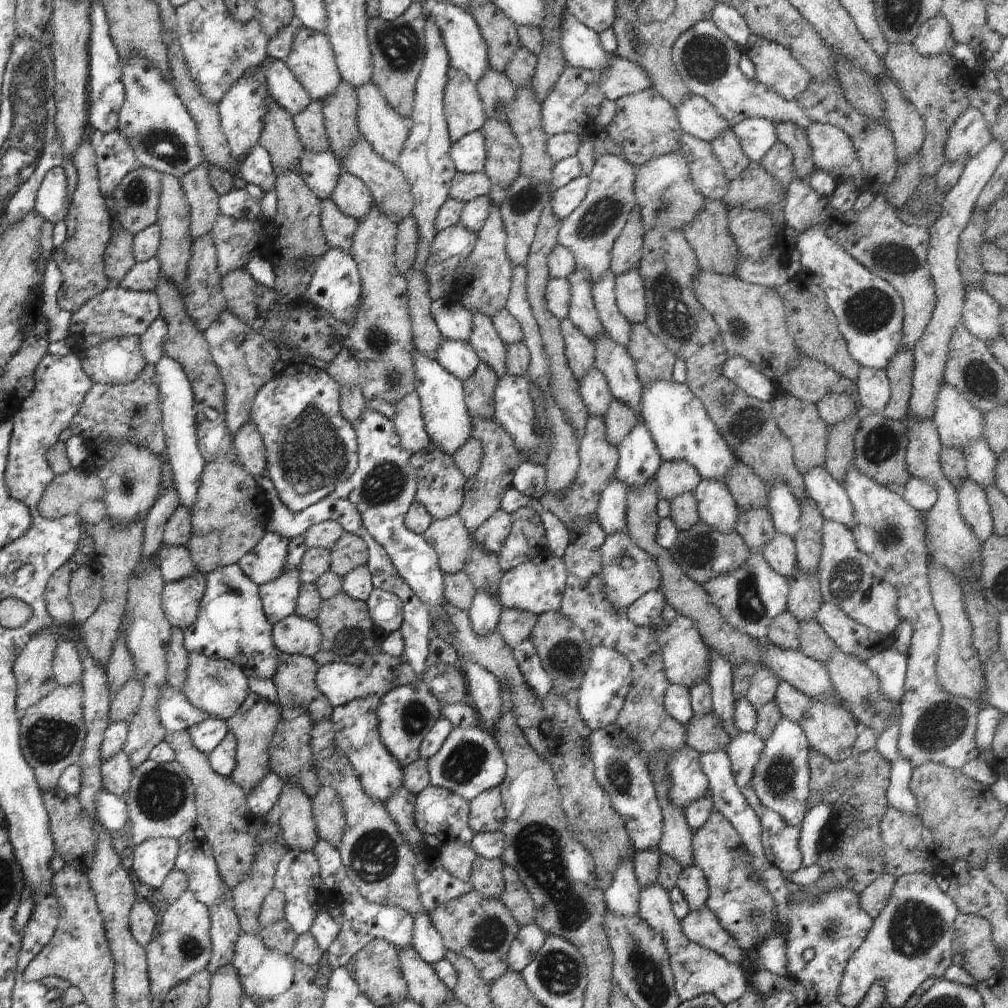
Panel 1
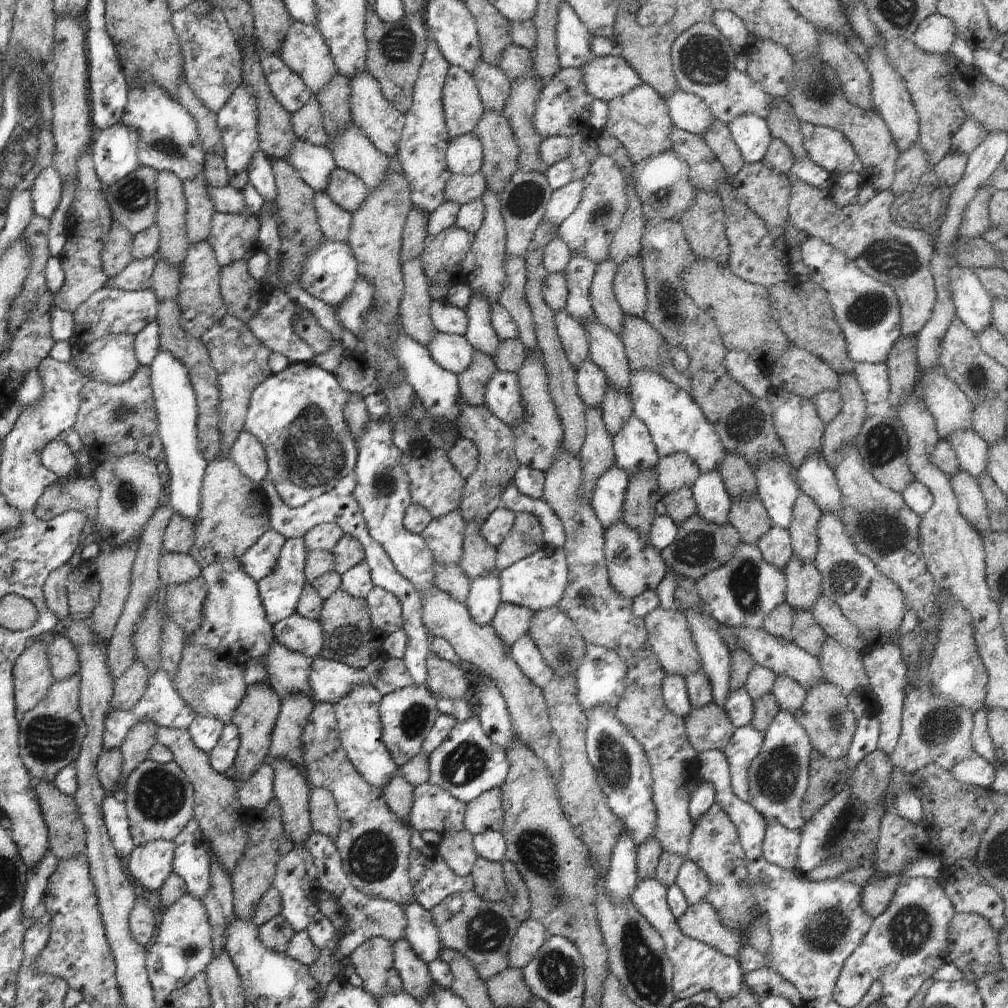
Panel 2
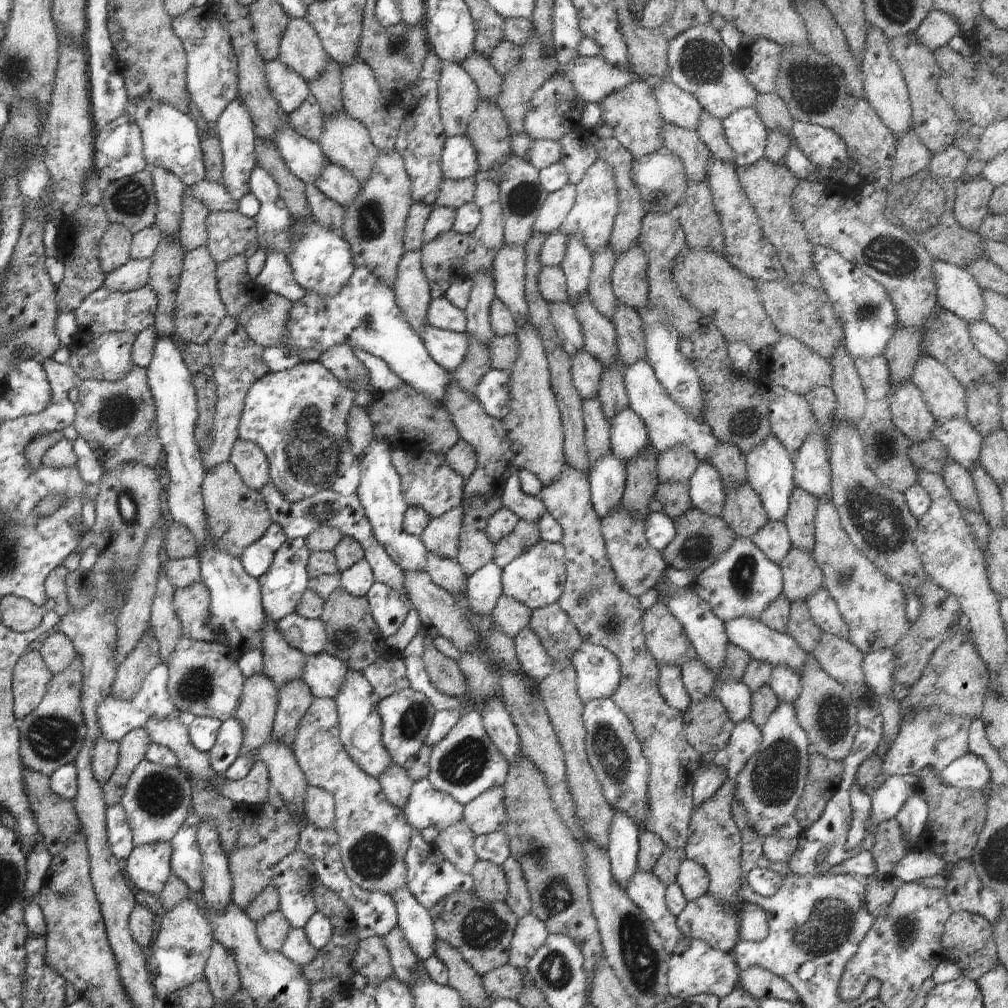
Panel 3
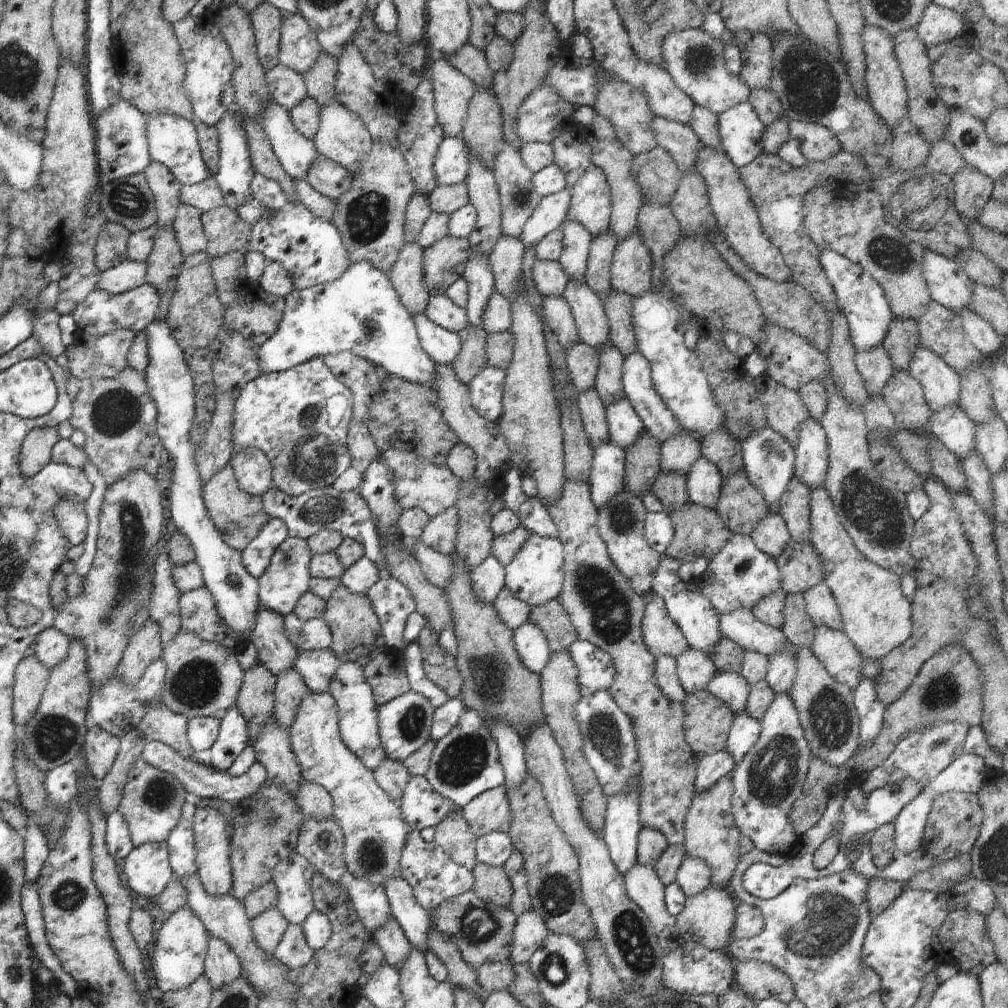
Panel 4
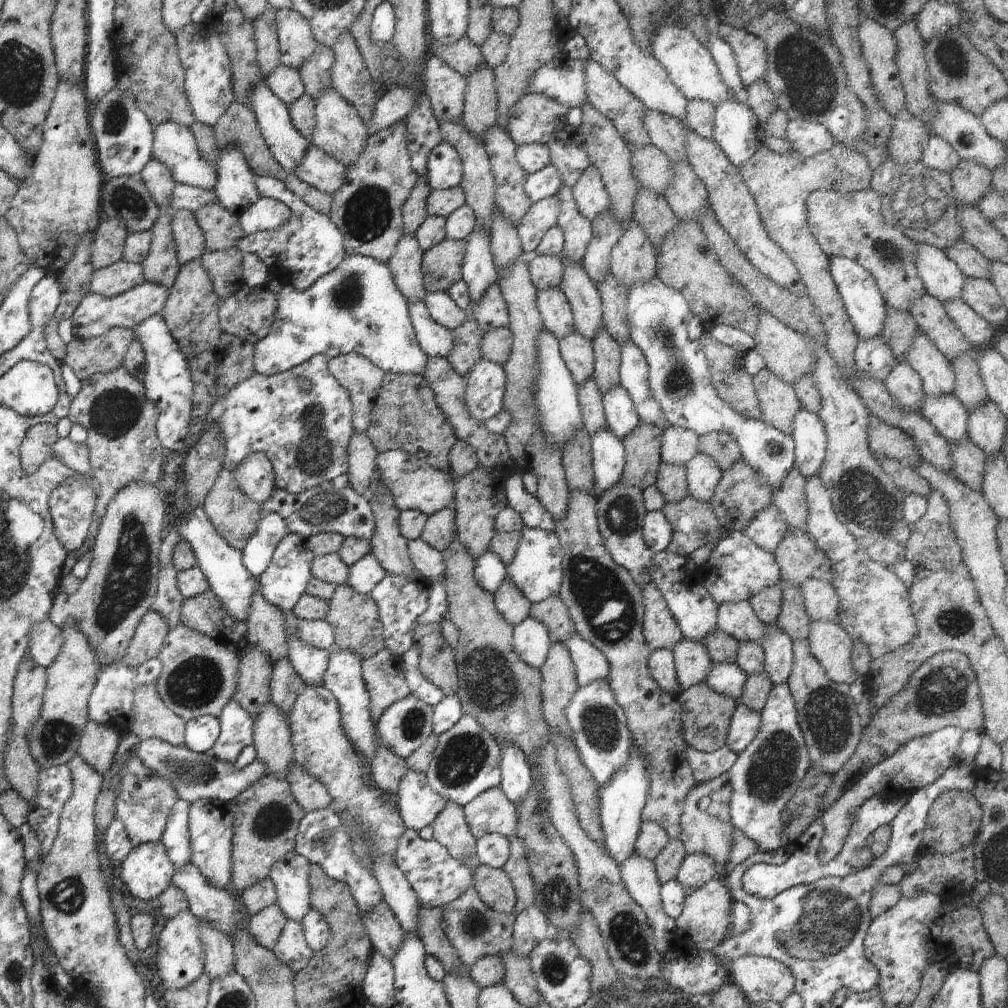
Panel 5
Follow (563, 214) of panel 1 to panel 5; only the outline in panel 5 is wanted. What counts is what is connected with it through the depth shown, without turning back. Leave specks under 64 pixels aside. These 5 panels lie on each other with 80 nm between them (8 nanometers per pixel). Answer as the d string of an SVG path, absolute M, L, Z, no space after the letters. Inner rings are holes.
M555 196L536 201L528 209L526 216L520 221L520 224L516 226L525 256L533 255L536 248L538 248L542 237L546 234L546 231L557 226L559 212L560 201L558 200L558 197Z

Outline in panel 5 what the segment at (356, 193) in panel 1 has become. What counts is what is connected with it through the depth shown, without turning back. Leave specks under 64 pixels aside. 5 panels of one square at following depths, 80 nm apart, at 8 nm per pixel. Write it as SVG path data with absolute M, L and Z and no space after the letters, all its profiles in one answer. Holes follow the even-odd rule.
M310 143L304 160L294 174L316 190L332 195L344 184L345 170L344 165Z

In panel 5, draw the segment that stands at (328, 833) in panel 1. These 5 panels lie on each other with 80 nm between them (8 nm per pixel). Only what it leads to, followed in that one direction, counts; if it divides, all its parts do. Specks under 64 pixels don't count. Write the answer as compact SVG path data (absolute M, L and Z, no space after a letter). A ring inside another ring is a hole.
M298 764L289 767L286 782L290 785L296 802L303 808L304 814L313 810L325 809L331 803L331 796L327 793L327 788Z

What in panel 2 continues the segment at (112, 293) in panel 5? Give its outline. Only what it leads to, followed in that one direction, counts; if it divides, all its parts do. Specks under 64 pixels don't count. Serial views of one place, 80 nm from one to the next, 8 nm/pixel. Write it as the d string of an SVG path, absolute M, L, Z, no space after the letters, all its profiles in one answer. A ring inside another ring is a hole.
M158 256L142 260L133 259L118 276L110 279L108 285L125 291L152 289L151 278L157 262Z

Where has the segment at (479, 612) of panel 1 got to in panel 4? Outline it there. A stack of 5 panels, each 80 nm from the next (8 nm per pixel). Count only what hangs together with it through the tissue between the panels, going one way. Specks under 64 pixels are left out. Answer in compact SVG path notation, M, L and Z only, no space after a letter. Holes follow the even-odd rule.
M493 555L471 571L471 588L478 600L493 604L505 588L505 567Z

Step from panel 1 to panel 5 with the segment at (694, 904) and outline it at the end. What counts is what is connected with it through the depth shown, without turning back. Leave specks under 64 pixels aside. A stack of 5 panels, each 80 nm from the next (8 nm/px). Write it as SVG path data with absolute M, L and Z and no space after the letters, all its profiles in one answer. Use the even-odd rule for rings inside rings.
M686 854L676 880L686 889L697 889L716 878L714 861L703 854Z

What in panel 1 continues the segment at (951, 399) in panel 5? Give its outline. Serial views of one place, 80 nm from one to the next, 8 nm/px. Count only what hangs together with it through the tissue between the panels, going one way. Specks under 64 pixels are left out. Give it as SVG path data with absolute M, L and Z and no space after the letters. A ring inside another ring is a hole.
M984 439L972 441L962 450L967 464L967 476L978 483L984 490L996 486L995 468L997 460Z

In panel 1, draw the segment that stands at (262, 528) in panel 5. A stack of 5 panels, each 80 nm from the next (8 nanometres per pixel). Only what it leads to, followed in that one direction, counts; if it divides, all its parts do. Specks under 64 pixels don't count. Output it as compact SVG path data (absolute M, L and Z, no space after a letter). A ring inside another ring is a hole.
M267 531L254 548L238 559L240 570L258 586L276 580L285 571L291 539Z

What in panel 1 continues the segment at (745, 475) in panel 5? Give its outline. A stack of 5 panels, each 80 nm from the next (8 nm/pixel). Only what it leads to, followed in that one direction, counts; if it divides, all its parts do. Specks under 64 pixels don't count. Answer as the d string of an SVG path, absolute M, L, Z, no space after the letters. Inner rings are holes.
M768 509L739 510L735 531L744 539L751 553L761 553L776 532Z

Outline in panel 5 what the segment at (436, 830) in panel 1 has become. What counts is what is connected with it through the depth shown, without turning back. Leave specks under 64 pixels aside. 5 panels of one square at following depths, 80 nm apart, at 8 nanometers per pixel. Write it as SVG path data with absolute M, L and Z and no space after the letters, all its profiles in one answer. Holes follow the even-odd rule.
M410 770L400 781L396 801L405 827L416 831L431 825L447 803L430 788L425 773Z

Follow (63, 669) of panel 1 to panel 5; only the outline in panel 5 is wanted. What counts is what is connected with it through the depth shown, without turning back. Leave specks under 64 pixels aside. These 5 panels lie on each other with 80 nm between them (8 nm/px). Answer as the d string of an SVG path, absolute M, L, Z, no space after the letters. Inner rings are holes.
M49 618L41 623L34 623L29 634L28 656L38 666L48 668L62 652L64 635Z

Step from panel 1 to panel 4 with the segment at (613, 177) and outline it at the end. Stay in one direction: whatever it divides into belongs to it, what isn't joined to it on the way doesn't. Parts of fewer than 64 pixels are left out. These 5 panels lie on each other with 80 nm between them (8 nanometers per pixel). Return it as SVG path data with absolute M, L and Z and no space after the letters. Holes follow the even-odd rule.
M590 165L570 191L567 220L585 226L593 239L608 231L612 193L602 169Z

